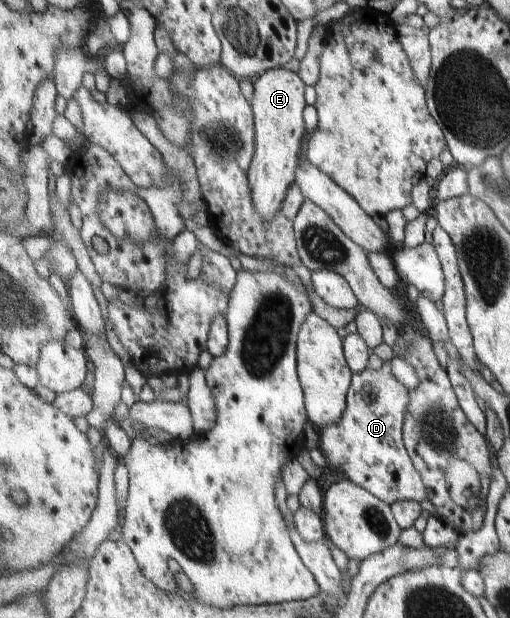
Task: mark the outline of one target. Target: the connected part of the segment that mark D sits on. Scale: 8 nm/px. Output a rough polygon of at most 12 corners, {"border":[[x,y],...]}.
{"border":[[387,360],[355,373],[327,464],[389,505],[430,500],[403,441],[409,392]]}

